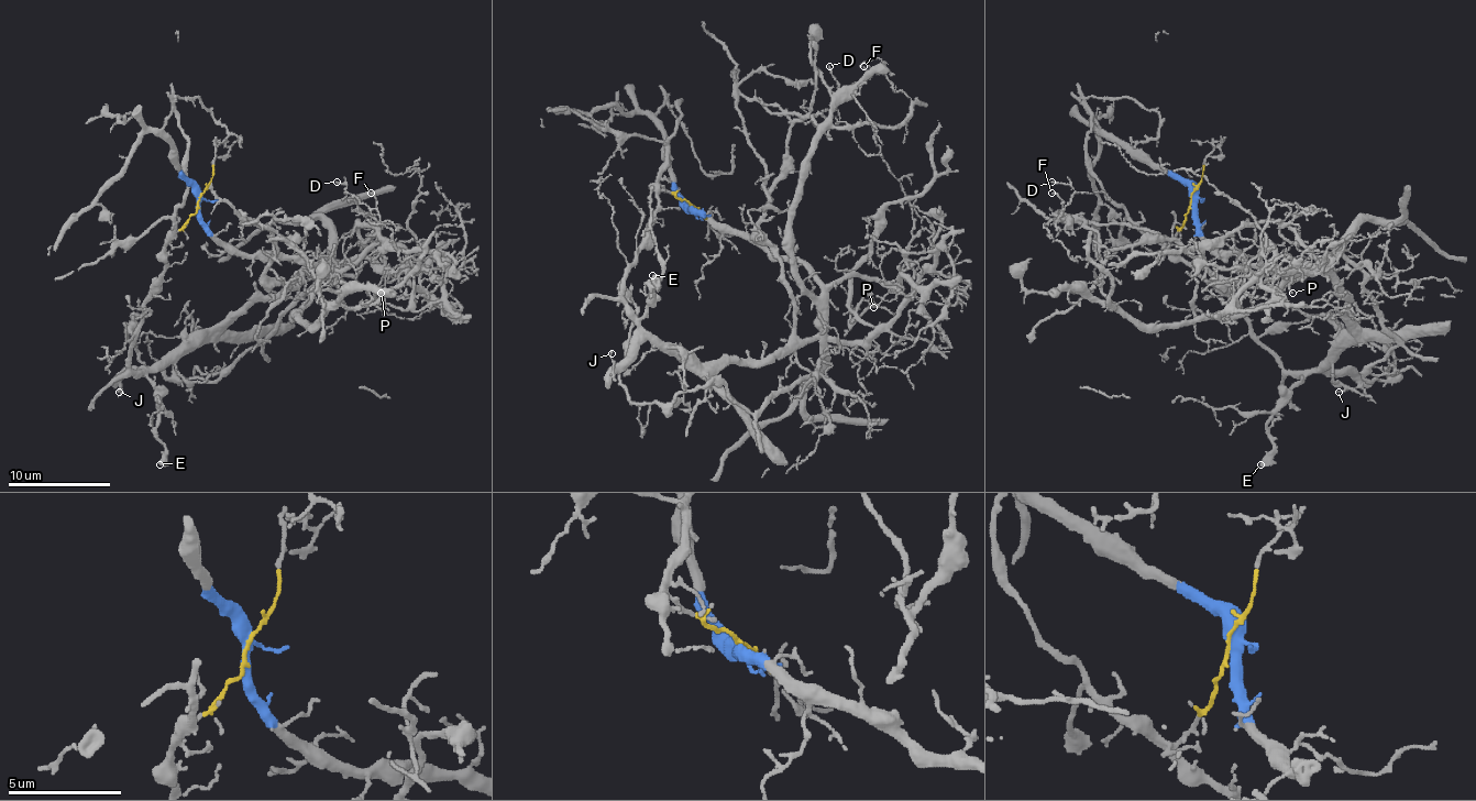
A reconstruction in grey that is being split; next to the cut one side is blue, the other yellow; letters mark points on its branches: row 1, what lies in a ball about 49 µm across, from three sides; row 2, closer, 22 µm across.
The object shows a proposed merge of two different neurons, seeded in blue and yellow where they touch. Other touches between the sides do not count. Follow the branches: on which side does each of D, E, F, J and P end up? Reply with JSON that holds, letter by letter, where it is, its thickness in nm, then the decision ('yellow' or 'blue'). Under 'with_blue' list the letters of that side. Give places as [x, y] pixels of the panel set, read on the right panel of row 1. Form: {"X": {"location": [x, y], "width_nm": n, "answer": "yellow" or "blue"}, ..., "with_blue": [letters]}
{"D": {"location": [1052, 182], "width_nm": 120, "answer": "blue"}, "E": {"location": [1260, 464], "width_nm": 440, "answer": "yellow"}, "F": {"location": [1052, 193], "width_nm": 120, "answer": "blue"}, "J": {"location": [1339, 392], "width_nm": 120, "answer": "yellow"}, "P": {"location": [1292, 293], "width_nm": 140, "answer": "blue"}, "with_blue": ["D", "F", "P"]}

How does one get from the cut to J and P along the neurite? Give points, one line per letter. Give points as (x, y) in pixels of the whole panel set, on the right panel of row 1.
J: (1191, 199), (1187, 219), (1169, 248), (1237, 306), (1251, 335), (1284, 368), (1345, 370), (1358, 385), (1337, 391)
P: (1191, 199), (1191, 217), (1222, 255), (1268, 271), (1260, 260), (1266, 240), (1291, 273), (1291, 294)

